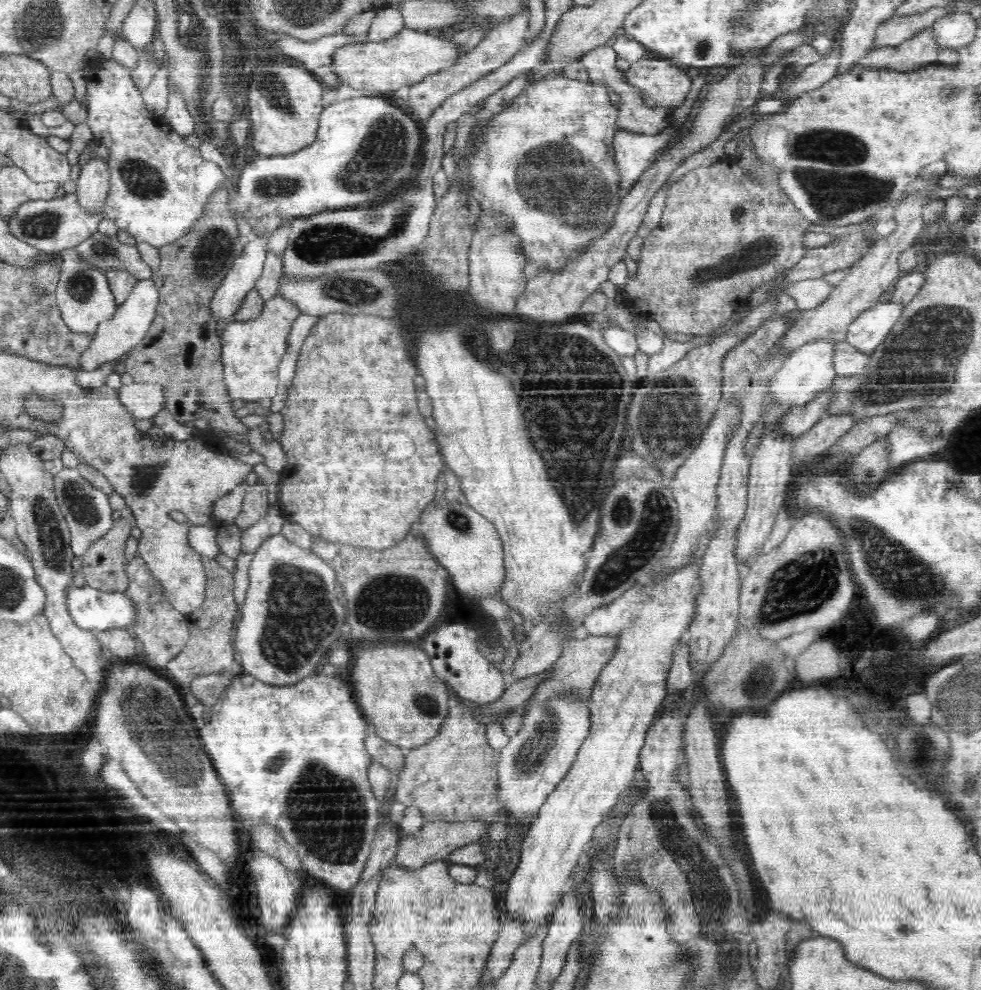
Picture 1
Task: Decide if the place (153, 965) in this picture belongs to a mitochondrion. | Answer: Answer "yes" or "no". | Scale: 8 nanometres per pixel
no

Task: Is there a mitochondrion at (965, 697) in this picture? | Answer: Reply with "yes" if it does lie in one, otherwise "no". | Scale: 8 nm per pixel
yes

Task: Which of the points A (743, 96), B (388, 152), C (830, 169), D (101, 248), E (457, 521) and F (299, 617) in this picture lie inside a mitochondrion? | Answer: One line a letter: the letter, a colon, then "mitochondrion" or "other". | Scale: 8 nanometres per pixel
A: other
B: mitochondrion
C: mitochondrion
D: mitochondrion
E: mitochondrion
F: mitochondrion

